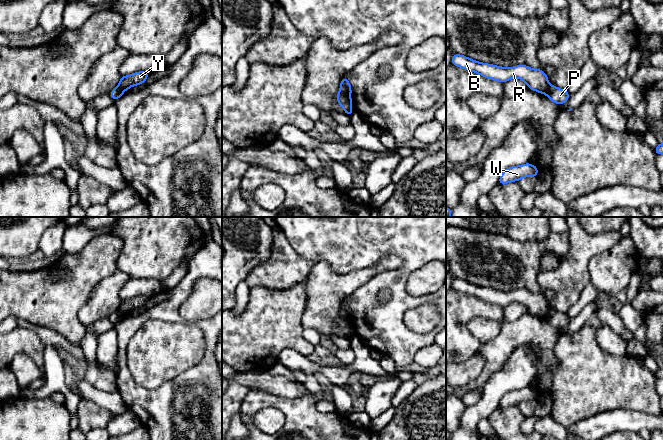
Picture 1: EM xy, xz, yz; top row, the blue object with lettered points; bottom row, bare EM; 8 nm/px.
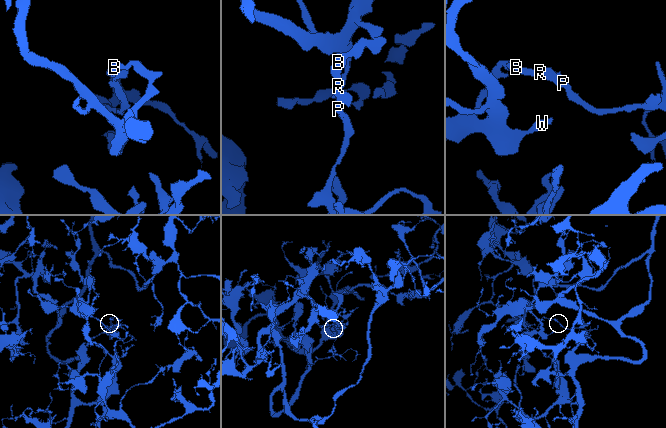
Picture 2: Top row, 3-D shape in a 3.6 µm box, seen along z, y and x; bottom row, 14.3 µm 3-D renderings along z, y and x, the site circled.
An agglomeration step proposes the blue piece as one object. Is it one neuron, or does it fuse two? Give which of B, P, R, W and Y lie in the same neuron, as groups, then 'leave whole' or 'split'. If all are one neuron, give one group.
B R W Y / P; split

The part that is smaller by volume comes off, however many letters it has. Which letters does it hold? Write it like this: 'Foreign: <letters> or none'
Foreign: P

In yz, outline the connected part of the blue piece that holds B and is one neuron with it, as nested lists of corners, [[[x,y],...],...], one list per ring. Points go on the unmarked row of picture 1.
[[[460,278],[453,279],[451,288],[475,296],[483,301],[497,304],[502,308],[512,302],[519,302],[528,309],[529,313],[541,318],[545,317],[550,310],[547,299],[540,292],[532,293],[527,289],[504,292],[477,286]]]

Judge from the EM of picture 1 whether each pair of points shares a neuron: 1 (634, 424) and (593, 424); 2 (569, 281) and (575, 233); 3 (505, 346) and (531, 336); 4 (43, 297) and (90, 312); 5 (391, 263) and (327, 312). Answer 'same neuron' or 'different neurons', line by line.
1: same neuron
2: same neuron
3: same neuron
4: different neurons
5: same neuron

